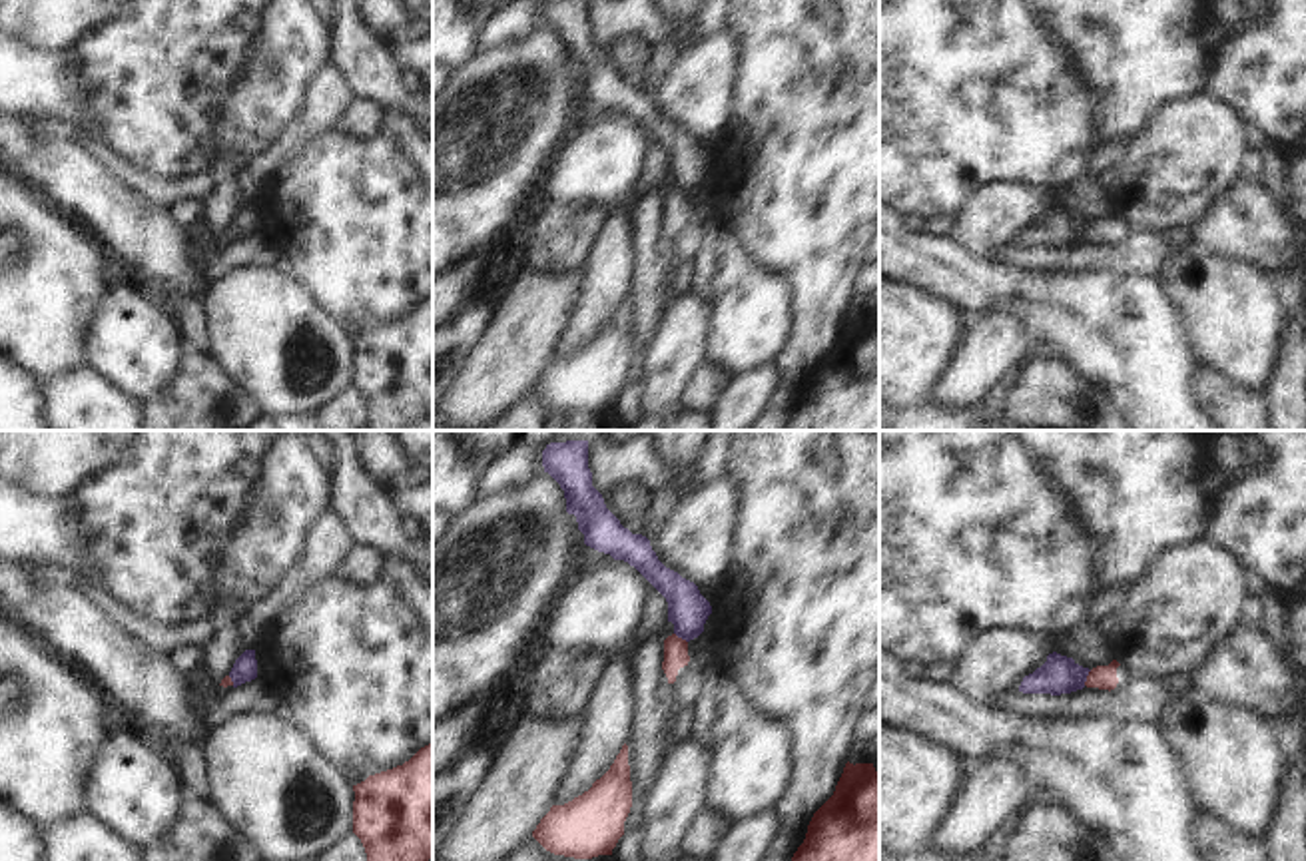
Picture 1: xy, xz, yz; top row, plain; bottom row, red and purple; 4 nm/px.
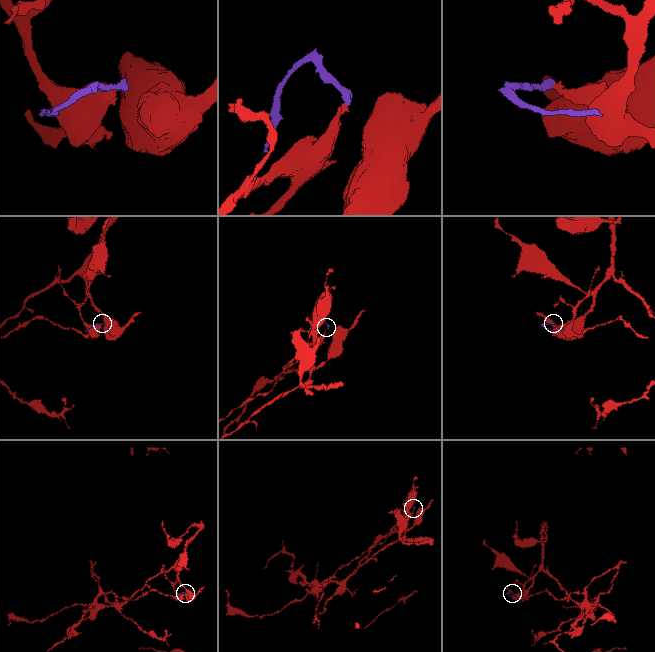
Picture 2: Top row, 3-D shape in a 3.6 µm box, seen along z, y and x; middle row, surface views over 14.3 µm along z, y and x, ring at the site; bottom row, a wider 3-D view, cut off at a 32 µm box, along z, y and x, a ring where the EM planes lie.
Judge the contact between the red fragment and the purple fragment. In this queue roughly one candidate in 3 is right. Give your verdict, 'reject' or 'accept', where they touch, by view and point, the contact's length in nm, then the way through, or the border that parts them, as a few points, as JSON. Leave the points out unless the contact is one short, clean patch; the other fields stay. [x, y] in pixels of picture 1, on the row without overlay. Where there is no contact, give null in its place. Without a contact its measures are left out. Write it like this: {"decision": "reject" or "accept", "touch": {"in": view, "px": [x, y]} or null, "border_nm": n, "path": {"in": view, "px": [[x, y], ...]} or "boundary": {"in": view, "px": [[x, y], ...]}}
{"decision": "reject", "touch": {"in": "yz", "px": [1087, 232]}, "border_nm": 70, "boundary": {"in": "yz", "px": [[1091, 224], [1083, 238]]}}

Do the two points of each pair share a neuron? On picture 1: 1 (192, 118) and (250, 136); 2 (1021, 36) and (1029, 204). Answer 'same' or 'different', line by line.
1: different
2: different

